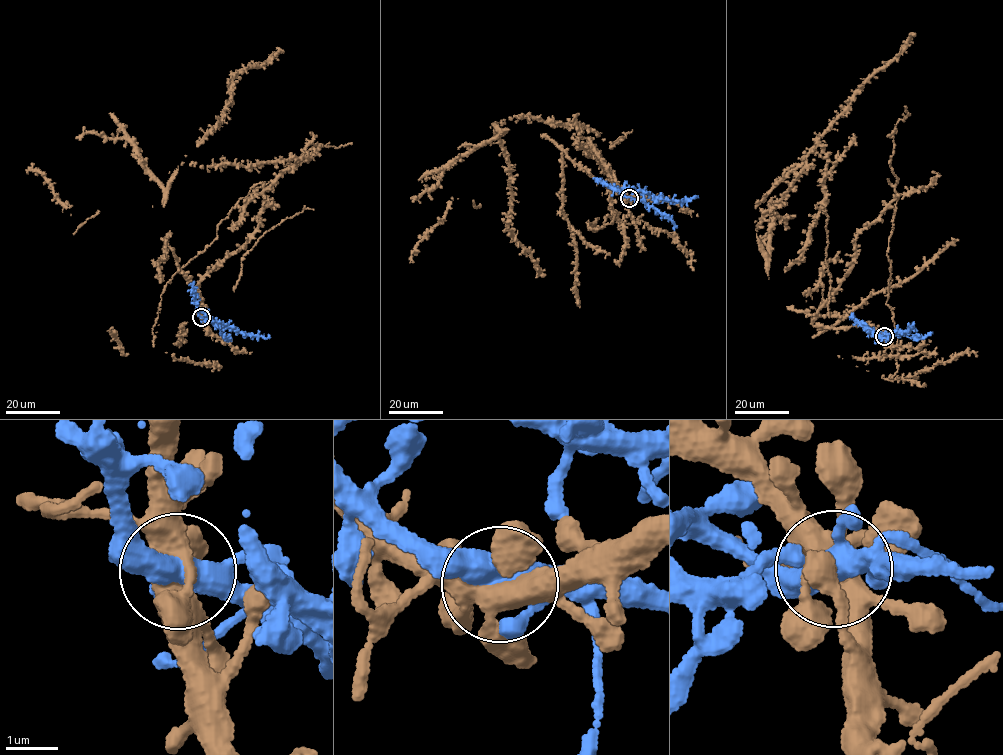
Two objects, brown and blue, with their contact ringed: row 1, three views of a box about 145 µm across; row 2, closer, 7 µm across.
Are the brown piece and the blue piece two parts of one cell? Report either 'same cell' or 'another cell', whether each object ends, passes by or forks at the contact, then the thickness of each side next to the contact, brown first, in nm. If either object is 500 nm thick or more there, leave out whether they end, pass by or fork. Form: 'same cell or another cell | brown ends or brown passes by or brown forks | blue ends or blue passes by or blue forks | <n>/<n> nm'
same cell | brown forks | blue forks | 460/360 nm

